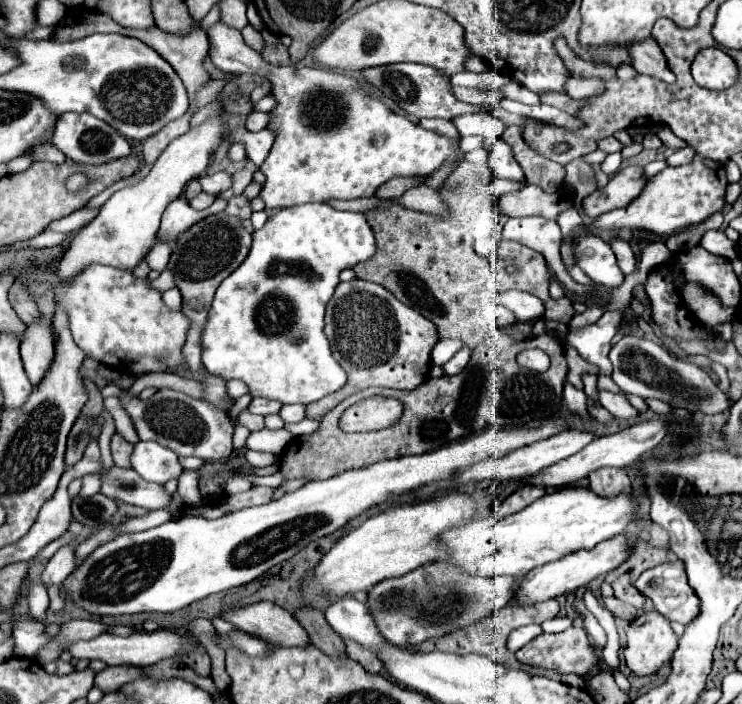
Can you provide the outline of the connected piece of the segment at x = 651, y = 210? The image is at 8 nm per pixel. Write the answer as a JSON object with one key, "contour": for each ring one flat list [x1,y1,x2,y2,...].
{"contour":[[695,156,695,160,687,166,679,168,665,168,657,176,645,184,645,192,633,200,633,204,627,204,625,208,615,208,613,212,605,212,597,216,591,224,585,224,589,232,603,234,607,238,619,236,621,230,647,230,655,236,671,236,683,228,689,228,693,224,703,222,717,210,725,206,725,166,717,164,715,160]]}

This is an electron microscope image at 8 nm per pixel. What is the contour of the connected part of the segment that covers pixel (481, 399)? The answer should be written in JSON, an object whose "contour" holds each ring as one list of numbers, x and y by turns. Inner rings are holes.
{"contour":[[553,332,527,338,521,344,501,334,497,340,487,340,485,344,489,346,477,346,471,352,469,364,457,376,427,378,421,386,407,392,389,390,389,388,365,388,345,398,321,418,317,432,309,436,297,436,289,442,289,446,283,452,279,470,285,474,287,480,293,480,293,478,325,480,345,470,367,468,369,464,375,464,381,460,431,452,433,448,441,448,441,444,449,444,453,440,481,432,485,428,519,428,531,422,543,422,549,416,559,414,561,402,563,402,563,384,567,376,567,362,563,354,563,344],[523,348,545,350,551,356,549,370,543,374,537,374,537,372,519,368,519,364,515,362,515,356],[373,396,393,396,395,400,401,400,403,404,401,420,377,432,359,432,359,434,343,432,337,426,343,410,355,402,361,402]]}

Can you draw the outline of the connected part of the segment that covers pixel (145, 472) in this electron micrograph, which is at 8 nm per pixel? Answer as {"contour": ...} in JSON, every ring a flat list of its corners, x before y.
{"contour":[[137,442,131,456,131,466,141,478,157,484,175,480,183,472,177,454,157,442]]}

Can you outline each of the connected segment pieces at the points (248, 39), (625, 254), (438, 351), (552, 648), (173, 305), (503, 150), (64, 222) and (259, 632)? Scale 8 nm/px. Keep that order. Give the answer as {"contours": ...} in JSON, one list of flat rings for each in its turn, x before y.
{"contours":[[[249,24,241,30,241,34,243,34,243,40,245,40,247,46,251,46,257,52,263,50,263,38,261,38,261,34,257,30,253,30]],[[615,238,615,240,611,242,611,248,613,248,613,252,615,252,617,260,619,260,621,270,623,270,625,274,635,272,635,268,637,268,637,260,635,260,635,254,633,254,631,244,623,242,621,238]],[[439,340,431,352,431,363,443,366,443,364,447,363,455,353,463,348,463,346,464,345,460,340]],[[573,626,565,632,559,634,541,634,535,640,531,640,529,644,525,644,517,654,517,660,529,666,543,666,543,668,553,668,561,674,569,674,575,672,579,676,589,674,593,668,599,666,599,654,595,652,595,646,589,642,587,632,579,626]],[[171,288,171,290,167,290,167,292,163,292,163,302,165,302,165,306,169,308,169,310,179,310,181,308,181,294,179,294,179,290,177,288]],[[501,138,493,144,493,148,488,152,488,164,495,170,497,178,525,182,525,174,521,172,521,166,515,162,511,148]],[[81,208,81,210,77,210,77,212,73,212,73,214,69,214,67,218,61,218,61,220,53,220,45,230,53,230,53,232,63,232,63,234,67,234,67,232,73,232,73,230,79,230,81,226,85,226,87,222,91,222,95,216,97,216,97,212,99,210,85,210,85,208]],[[257,602,245,608,237,608,223,614,223,618,235,624,239,630,249,632,251,636,273,640,273,644,279,646,307,648,311,644,301,624,297,624,297,620,287,610,279,608,273,602]]]}

